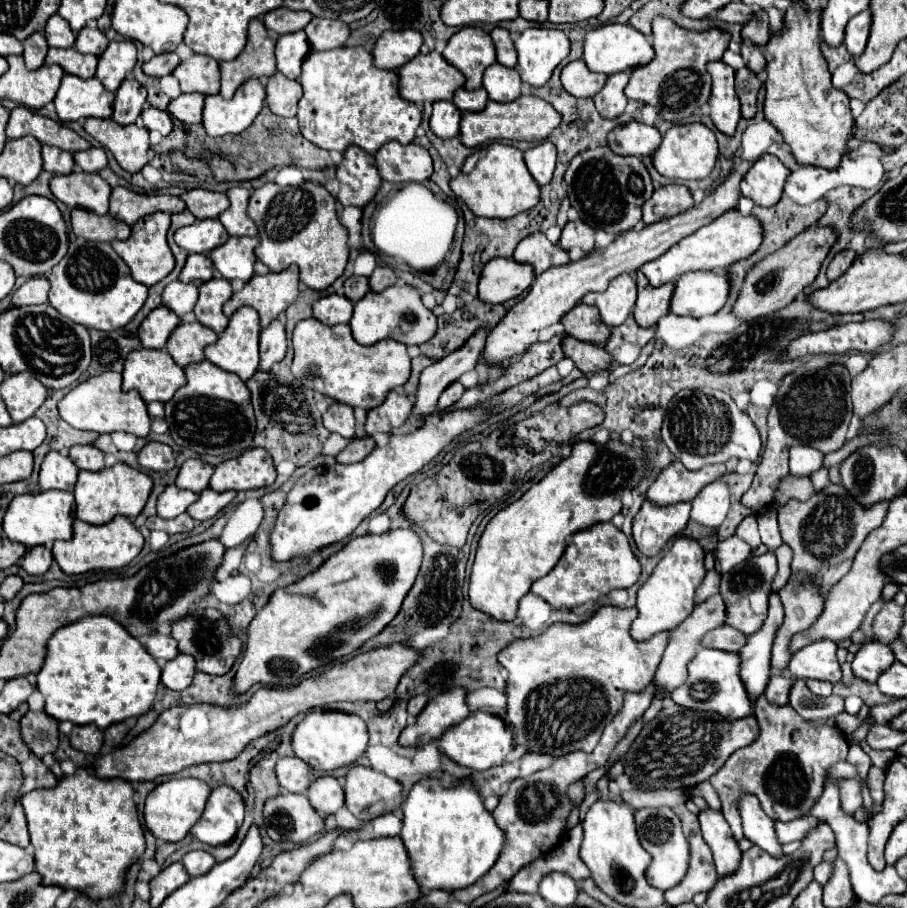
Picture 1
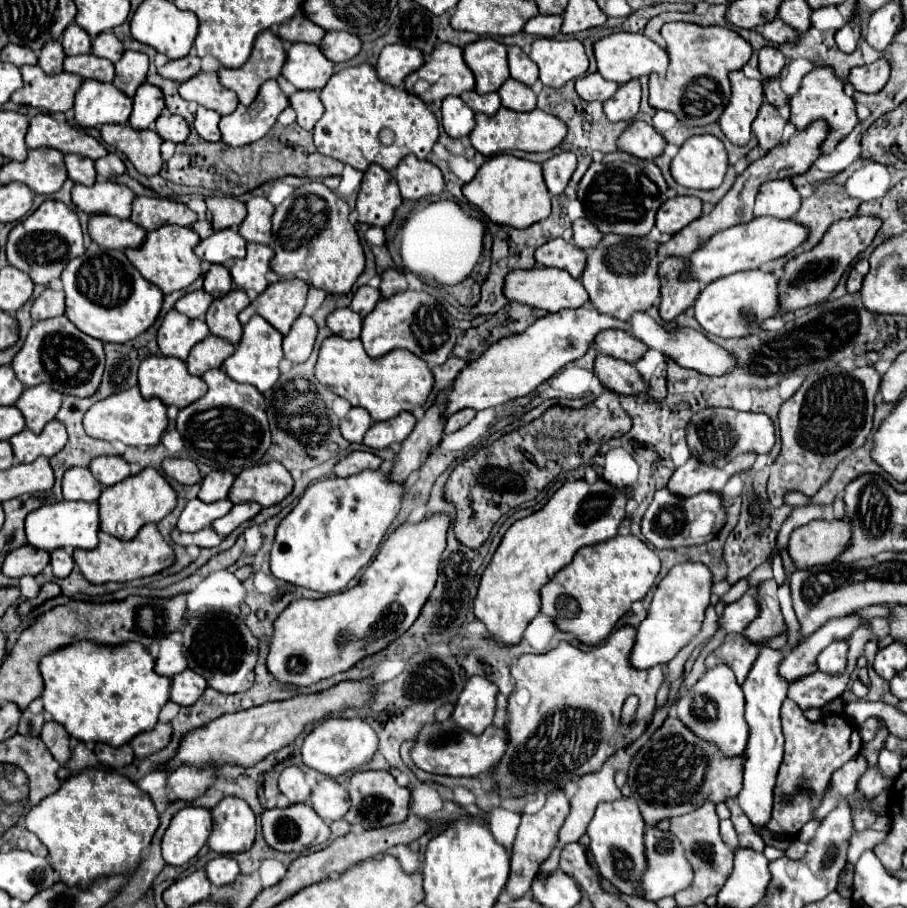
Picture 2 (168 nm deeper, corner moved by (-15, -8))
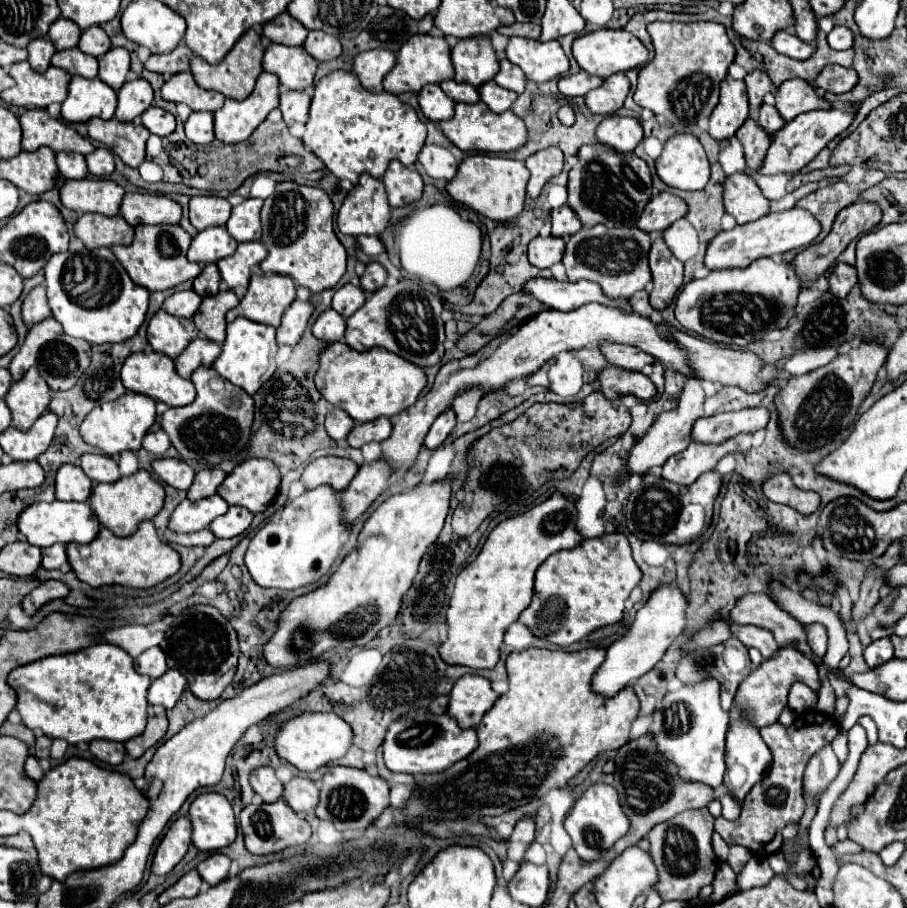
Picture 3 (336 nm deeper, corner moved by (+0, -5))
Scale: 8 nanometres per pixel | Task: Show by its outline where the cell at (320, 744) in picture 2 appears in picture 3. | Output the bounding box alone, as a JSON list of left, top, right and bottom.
[274,713,352,771]

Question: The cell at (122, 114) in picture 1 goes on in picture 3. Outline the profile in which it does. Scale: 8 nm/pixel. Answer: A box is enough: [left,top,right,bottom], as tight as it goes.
[114,79,154,121]

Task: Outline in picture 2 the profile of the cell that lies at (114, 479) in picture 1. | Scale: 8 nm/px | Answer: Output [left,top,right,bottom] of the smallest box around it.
[99,468,177,540]

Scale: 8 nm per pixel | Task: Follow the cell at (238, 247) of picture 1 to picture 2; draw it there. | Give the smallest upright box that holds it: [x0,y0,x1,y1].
[229,244,273,292]

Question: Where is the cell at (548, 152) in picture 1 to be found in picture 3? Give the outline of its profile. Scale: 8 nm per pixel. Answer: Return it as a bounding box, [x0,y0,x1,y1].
[524,147,564,197]

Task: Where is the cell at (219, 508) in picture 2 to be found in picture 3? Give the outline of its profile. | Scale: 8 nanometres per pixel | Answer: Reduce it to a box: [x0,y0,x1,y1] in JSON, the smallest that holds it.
[168,493,228,533]

